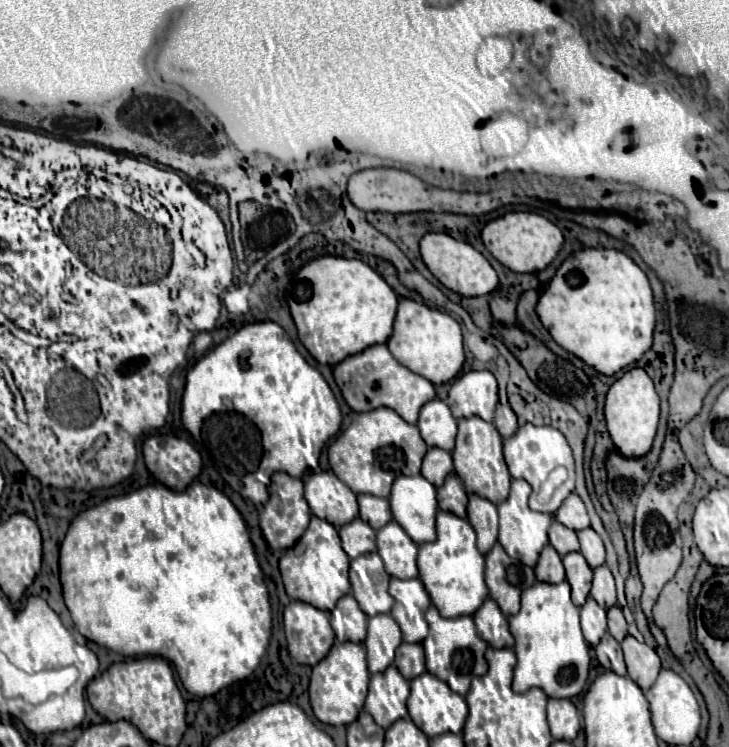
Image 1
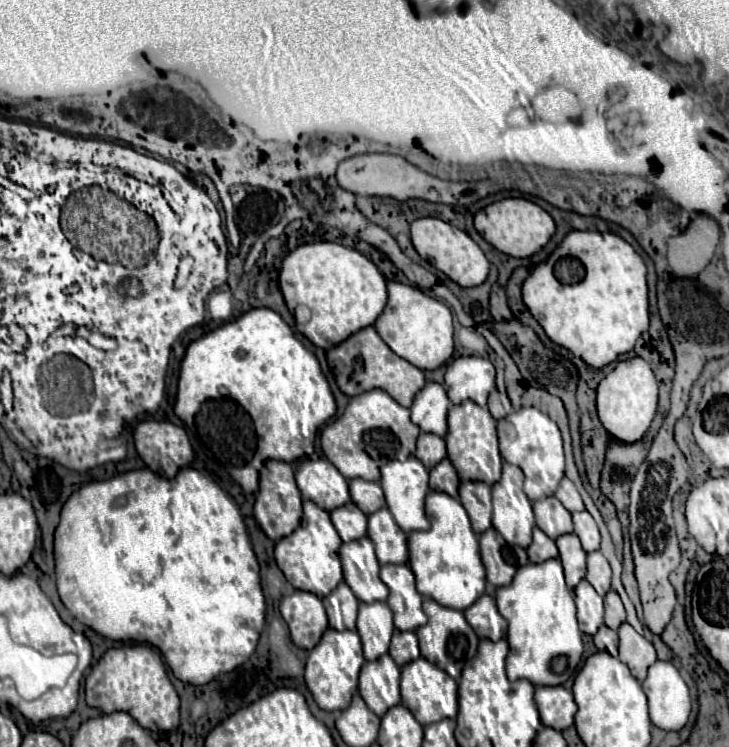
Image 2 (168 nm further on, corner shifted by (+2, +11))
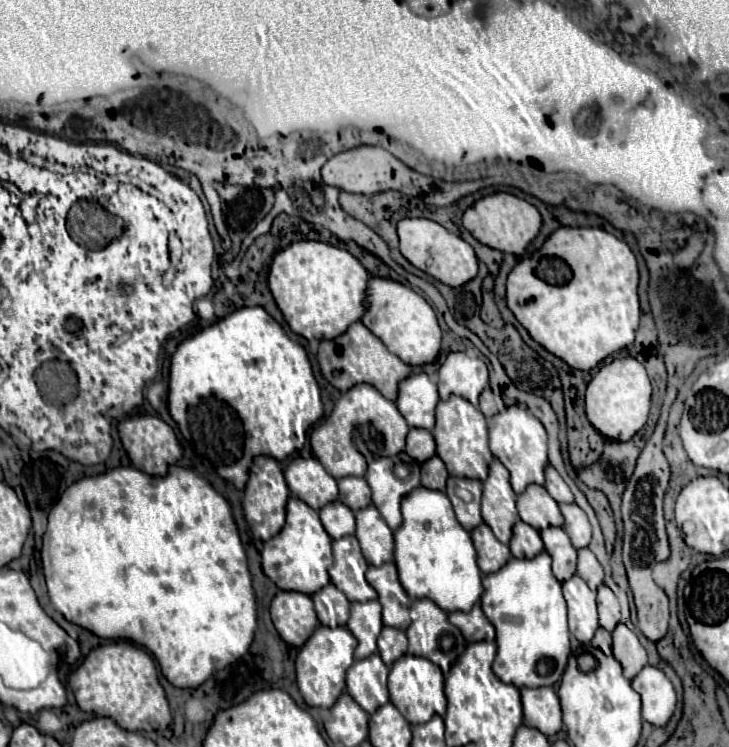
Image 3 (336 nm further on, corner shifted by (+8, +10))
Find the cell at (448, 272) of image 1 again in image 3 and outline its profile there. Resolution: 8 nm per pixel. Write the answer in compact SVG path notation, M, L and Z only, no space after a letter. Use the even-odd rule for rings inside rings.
M404 218L398 222L398 236L400 236L400 252L402 256L414 264L416 268L424 270L432 278L448 284L448 286L464 286L478 274L478 260L468 242L464 242L460 236L448 232L444 226L440 226L434 220L426 218Z

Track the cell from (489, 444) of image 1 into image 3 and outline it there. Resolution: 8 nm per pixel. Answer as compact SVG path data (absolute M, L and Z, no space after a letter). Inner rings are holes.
M464 398L442 400L440 406L436 406L436 428L432 434L436 440L436 454L446 464L450 476L486 480L492 454L488 450L486 420L478 408L474 408L470 402L464 402Z

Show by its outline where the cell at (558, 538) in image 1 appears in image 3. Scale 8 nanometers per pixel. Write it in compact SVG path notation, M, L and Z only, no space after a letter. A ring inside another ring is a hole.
M528 486L528 490L518 496L516 506L520 518L536 530L544 530L548 526L564 526L562 512L544 486Z

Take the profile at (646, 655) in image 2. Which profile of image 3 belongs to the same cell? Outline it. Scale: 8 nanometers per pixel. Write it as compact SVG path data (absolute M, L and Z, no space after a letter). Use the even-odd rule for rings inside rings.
M618 624L614 628L612 638L614 638L614 644L612 644L614 658L622 664L624 676L628 680L632 680L648 664L646 650L640 644L638 636L628 626L624 626L624 624Z

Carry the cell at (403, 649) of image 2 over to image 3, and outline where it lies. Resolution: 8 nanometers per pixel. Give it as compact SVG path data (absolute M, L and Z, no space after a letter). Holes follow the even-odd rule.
M382 628L382 634L378 638L378 654L382 656L386 666L392 666L398 658L402 658L408 650L408 638L406 632L396 628Z

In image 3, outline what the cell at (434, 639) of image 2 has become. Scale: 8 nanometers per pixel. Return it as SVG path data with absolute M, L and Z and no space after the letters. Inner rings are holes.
M414 600L410 614L412 614L412 626L406 630L408 654L424 656L430 662L438 664L444 674L448 674L448 670L458 662L458 658L466 648L466 640L462 632L454 624L450 624L448 614L440 610L440 606L436 606L432 600Z

